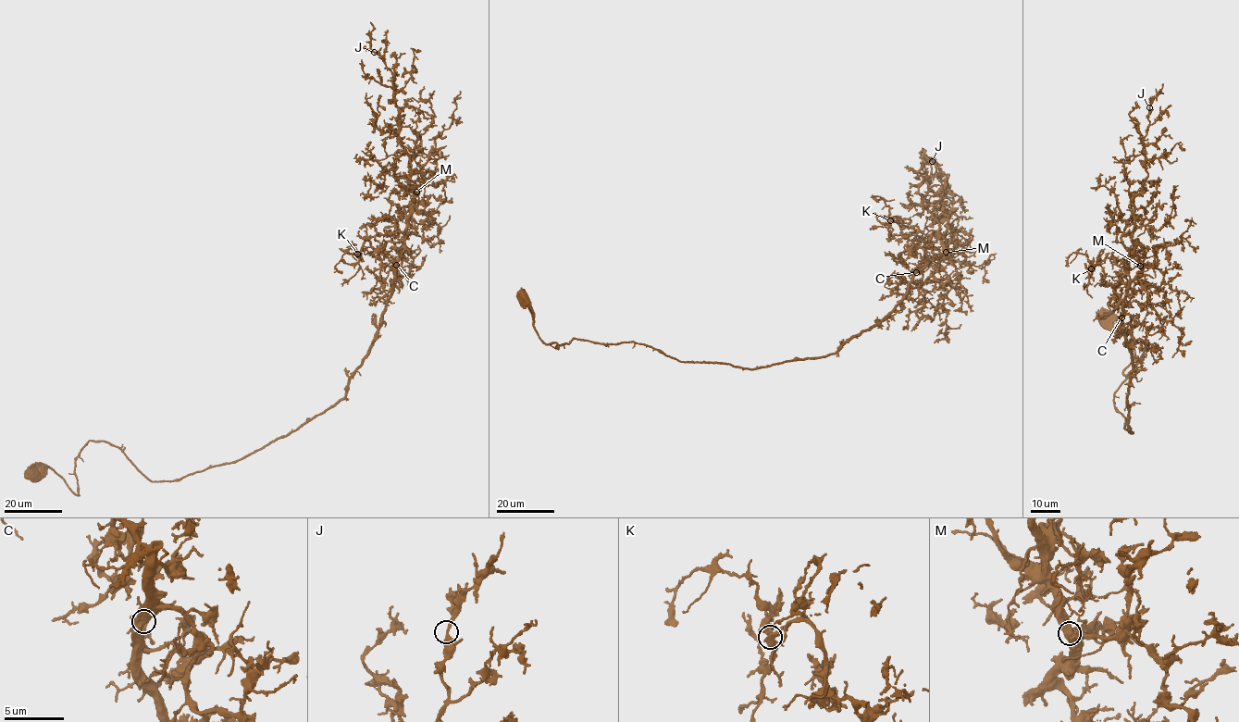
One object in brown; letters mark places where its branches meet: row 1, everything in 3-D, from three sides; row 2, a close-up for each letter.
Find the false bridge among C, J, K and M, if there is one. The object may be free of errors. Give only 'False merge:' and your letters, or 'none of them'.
False merge: none of them

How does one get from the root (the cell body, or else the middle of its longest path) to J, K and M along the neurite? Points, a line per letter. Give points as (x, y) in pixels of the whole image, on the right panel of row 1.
J: (1106, 317), (1133, 342), (1124, 374), (1148, 342), (1112, 401), (1132, 434), (1120, 314), (1142, 268), (1149, 107)
K: (1106, 317), (1133, 342), (1124, 374), (1148, 342), (1112, 401), (1132, 434), (1122, 300), (1101, 266), (1091, 268)
M: (1106, 317), (1133, 342), (1124, 374), (1148, 342), (1112, 401), (1132, 434), (1131, 350), (1120, 314), (1140, 266)

